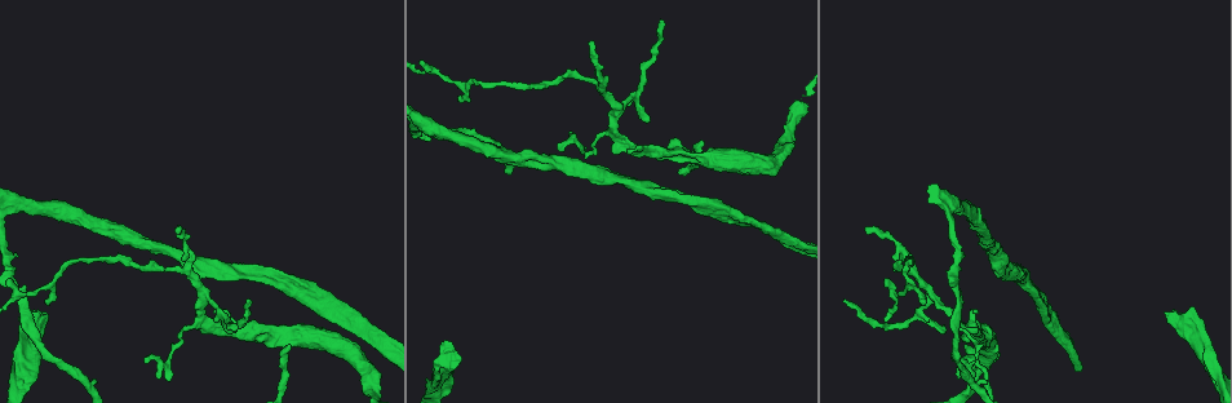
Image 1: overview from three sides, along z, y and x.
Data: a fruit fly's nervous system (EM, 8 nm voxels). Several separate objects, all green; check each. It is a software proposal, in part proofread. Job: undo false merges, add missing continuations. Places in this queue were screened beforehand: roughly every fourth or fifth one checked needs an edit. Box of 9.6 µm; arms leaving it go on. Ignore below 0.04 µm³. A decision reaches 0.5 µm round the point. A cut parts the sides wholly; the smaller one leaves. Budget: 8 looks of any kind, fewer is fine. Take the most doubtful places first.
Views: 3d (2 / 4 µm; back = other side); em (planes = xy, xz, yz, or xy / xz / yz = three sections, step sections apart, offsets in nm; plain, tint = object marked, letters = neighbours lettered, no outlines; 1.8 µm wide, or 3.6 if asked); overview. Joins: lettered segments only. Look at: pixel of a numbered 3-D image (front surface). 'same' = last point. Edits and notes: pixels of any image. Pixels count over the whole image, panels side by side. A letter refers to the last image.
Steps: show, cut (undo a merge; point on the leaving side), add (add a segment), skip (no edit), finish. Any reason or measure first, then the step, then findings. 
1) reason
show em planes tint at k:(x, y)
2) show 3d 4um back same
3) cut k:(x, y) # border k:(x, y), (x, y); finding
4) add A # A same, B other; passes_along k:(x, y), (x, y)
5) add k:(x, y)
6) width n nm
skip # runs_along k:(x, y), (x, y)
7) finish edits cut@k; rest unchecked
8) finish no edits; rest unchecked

an open end
show 3d 4um at 1:(628, 152)

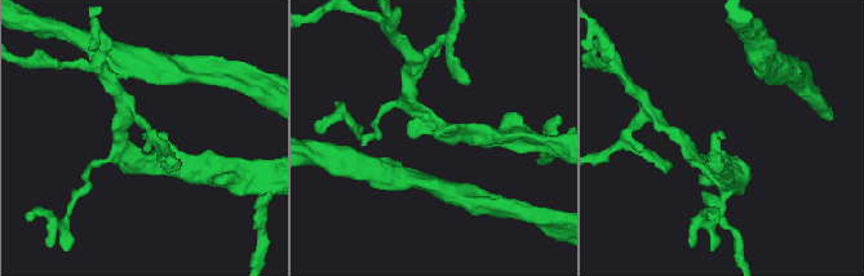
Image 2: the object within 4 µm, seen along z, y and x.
now the EM
show em xz step 4 letters at 2:(143, 137)

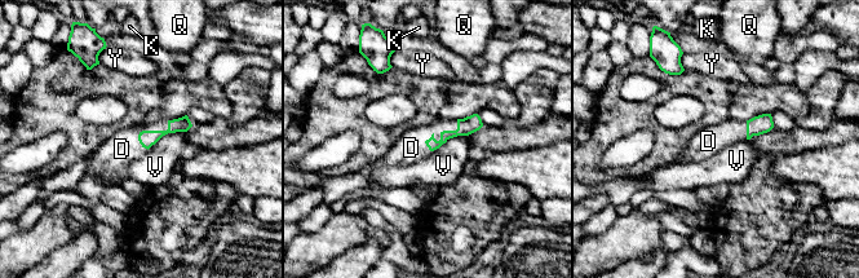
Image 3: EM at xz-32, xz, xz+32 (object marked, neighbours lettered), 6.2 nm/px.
add 3:(411, 148) # D same, K other, Q other, V other, Y other; passes_along 3:(473, 123), (441, 136), (411, 148); the neuron continues

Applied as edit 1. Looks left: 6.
branch stops here
show 3d 2um at 1:(1210, 371)

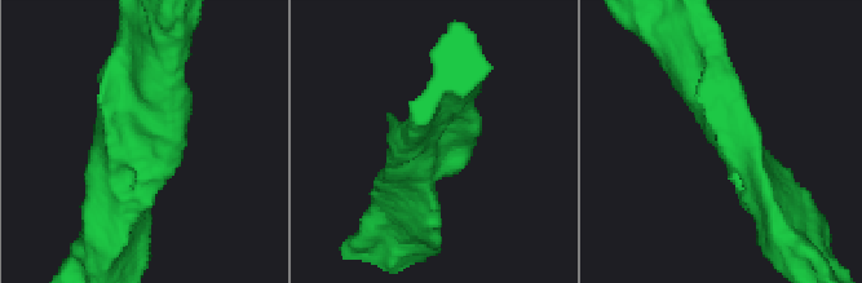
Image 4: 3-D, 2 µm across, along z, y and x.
show em planes letters at 4:(728, 142)

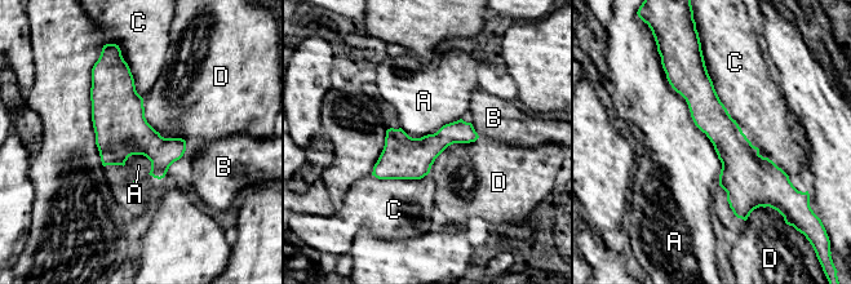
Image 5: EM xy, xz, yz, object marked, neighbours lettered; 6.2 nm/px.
skip # A other, B other, C other, D other; runs_along 5:(697, 66), (740, 158), (740, 214); no lettered segment goes on from it

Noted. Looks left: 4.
touches itself
show em xy step 16 tint at 1:(1052, 311)

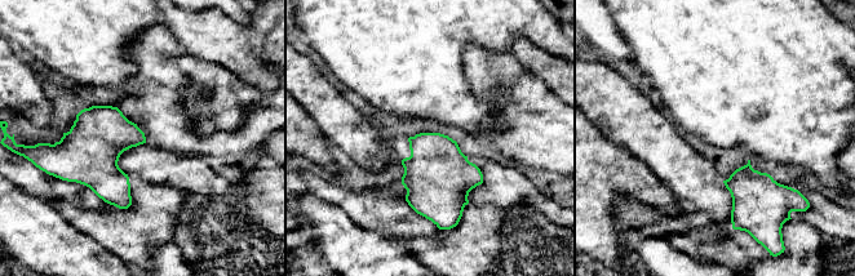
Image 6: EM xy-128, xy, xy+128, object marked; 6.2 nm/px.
show em planes letters same

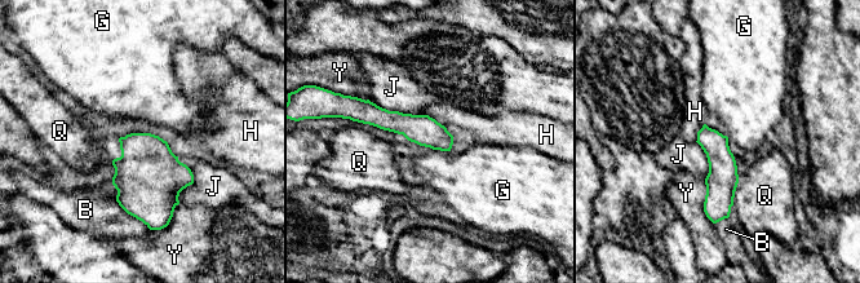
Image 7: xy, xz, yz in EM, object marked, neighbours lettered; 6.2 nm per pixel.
skip # B other, G other, H other, J other, Q other, Y other; border 7:(433, 149), (443, 151); all the same neuron

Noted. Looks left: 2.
finish edits add@3; rest unchecked

